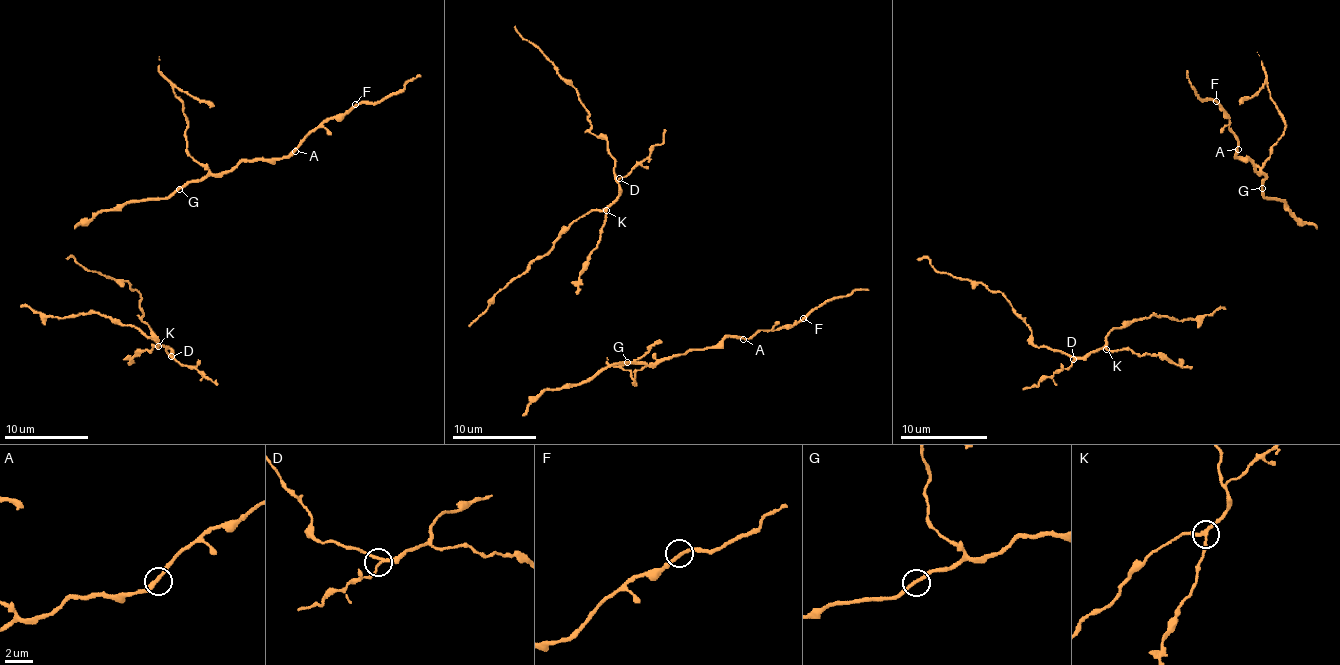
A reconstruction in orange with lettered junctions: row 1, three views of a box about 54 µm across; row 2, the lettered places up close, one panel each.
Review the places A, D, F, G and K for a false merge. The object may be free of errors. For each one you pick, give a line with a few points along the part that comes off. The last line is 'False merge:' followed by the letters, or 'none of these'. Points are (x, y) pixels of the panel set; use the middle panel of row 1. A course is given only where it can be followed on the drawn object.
K: foreign part runs (606, 210), (602, 233), (587, 267), (579, 277), (577, 294)
False merge: K

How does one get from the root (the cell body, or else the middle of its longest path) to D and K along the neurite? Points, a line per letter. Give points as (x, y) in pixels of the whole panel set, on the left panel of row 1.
D: (25, 303), (40, 313), (59, 318), (78, 313), (110, 315), (122, 324), (137, 326), (165, 345), (171, 356)
K: (25, 303), (40, 313), (59, 318), (74, 318), (78, 313), (110, 315), (122, 324), (137, 326), (158, 345)

